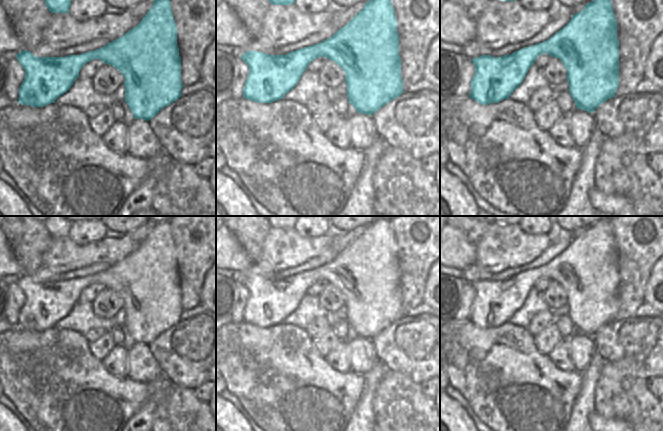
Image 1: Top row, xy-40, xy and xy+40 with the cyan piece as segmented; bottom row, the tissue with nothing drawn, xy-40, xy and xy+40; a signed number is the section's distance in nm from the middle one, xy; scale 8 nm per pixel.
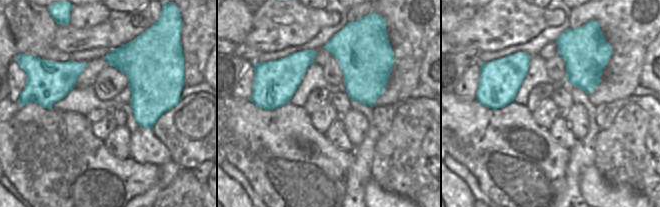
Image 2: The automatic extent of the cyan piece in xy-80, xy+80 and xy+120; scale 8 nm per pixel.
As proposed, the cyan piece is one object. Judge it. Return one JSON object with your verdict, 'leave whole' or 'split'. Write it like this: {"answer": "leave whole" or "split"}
{"answer": "leave whole"}

